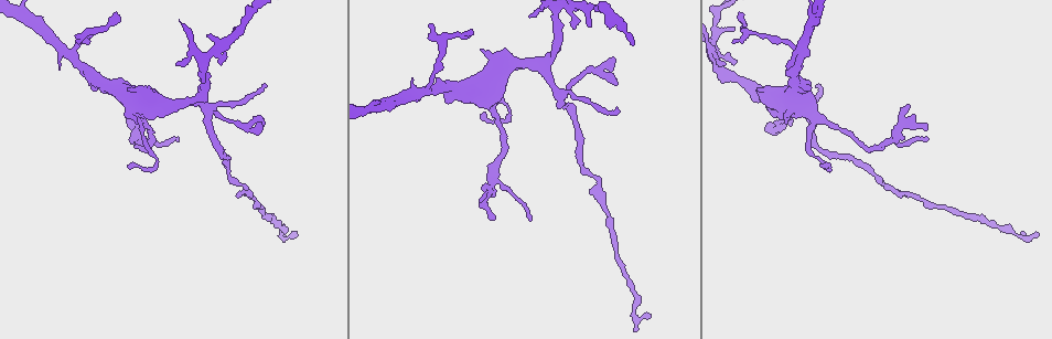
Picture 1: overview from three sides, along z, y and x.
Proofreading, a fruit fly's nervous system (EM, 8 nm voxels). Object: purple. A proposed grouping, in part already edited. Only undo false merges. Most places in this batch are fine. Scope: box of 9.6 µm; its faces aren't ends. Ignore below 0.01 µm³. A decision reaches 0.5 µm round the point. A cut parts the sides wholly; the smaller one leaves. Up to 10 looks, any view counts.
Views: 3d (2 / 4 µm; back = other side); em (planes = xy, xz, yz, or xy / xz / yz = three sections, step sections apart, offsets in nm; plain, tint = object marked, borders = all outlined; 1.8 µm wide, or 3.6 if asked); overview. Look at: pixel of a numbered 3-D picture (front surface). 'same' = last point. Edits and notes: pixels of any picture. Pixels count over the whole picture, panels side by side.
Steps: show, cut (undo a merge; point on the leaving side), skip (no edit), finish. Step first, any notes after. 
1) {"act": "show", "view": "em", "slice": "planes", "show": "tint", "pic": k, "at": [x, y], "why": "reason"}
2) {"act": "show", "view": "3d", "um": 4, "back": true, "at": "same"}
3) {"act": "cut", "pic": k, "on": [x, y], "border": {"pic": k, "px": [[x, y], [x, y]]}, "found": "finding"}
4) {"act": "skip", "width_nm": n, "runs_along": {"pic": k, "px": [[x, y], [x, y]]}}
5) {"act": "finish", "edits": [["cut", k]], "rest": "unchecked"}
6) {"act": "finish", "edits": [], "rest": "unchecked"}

{"act": "show", "view": "3d", "um": 4, "pic": 1, "at": [102, 30], "why": "a narrow waist"}

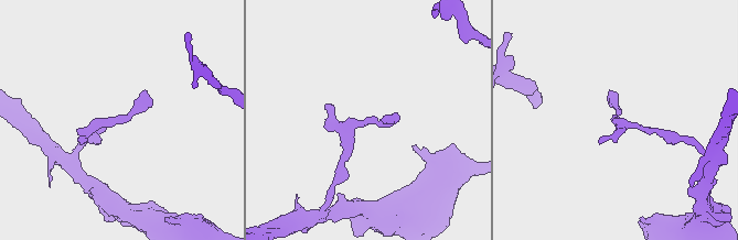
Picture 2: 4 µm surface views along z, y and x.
{"act": "show", "view": "em", "slice": "planes", "show": "tint", "pic": 2, "at": [617, 121], "why": "now the EM"}

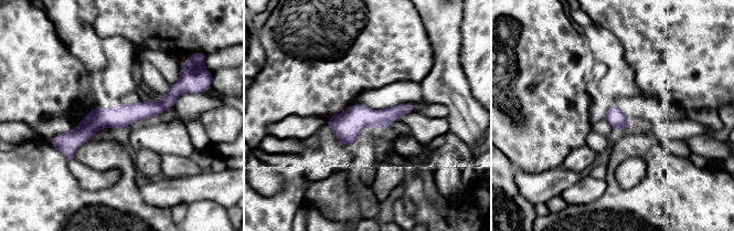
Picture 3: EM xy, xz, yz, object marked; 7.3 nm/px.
{"act": "skip", "runs_along": {"pic": 3, "px": [[181, 90], [162, 106], [59, 138]]}, "found": "all the same neuron"}

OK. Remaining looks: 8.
{"act": "show", "view": "3d", "um": 4, "pic": 1, "at": [427, 91], "why": "side arm on a straight run"}

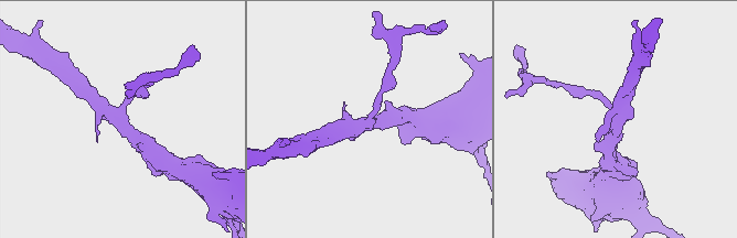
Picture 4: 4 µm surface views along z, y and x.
{"act": "show", "view": "em", "slice": "planes", "show": "plain", "pic": 4, "at": [617, 123], "why": "need the tissue"}

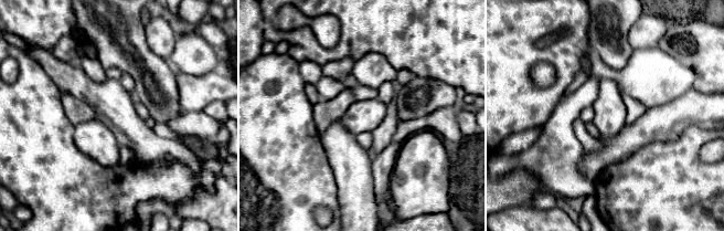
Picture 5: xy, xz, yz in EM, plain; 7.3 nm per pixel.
{"act": "show", "view": "em", "slice": "planes", "show": "borders", "at": "same"}

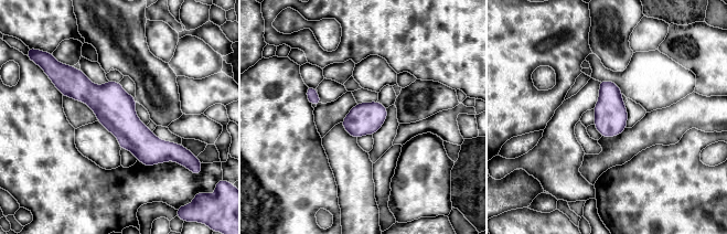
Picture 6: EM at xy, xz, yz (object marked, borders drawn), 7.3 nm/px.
{"act": "skip", "found": "continuous, no second neuron"}

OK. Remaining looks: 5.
{"act": "show", "view": "3d", "um": 4, "pic": 1, "at": [804, 110], "why": "small branch off a trunk"}

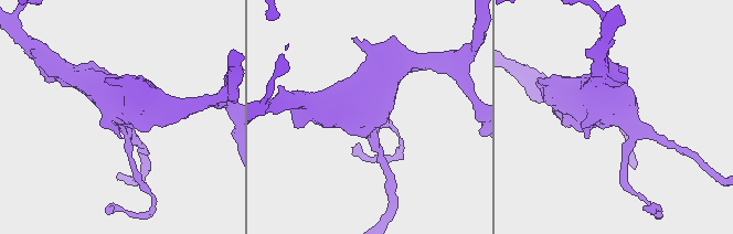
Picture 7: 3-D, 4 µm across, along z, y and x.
{"act": "show", "view": "em", "um": 3.6, "slice": "planes", "show": "tint", "pic": 7, "at": [613, 113]}

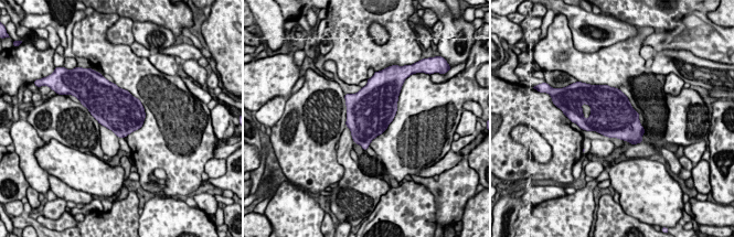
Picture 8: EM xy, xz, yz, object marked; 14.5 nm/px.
{"act": "skip", "width_nm": 600, "found": "one neuron here"}

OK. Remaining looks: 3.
{"act": "show", "view": "em", "slice": "planes", "show": "plain", "pic": 1, "at": [600, 71]}

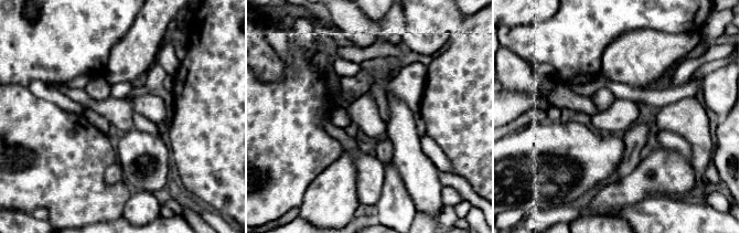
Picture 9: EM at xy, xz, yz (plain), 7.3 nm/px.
{"act": "show", "view": "em", "slice": "planes", "show": "tint", "at": "same", "why": "with the object marked"}

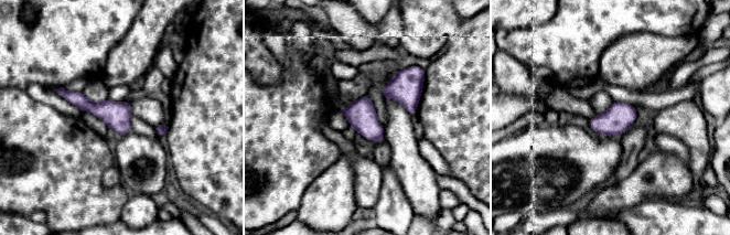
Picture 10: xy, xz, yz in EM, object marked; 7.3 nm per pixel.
{"act": "skip", "runs_along": {"pic": 10, "px": [[61, 91], [108, 110], [128, 128]]}, "found": "continuous, no second neuron"}

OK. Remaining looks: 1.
{"act": "finish", "edits": [], "rest": "unchecked"}

